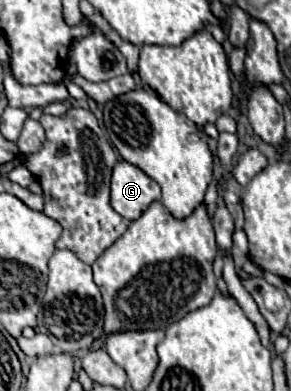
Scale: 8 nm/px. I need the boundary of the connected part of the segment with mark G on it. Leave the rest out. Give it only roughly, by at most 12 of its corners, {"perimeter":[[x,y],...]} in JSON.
{"perimeter":[[119,160],[111,178],[111,206],[135,220],[161,200],[159,184]]}

